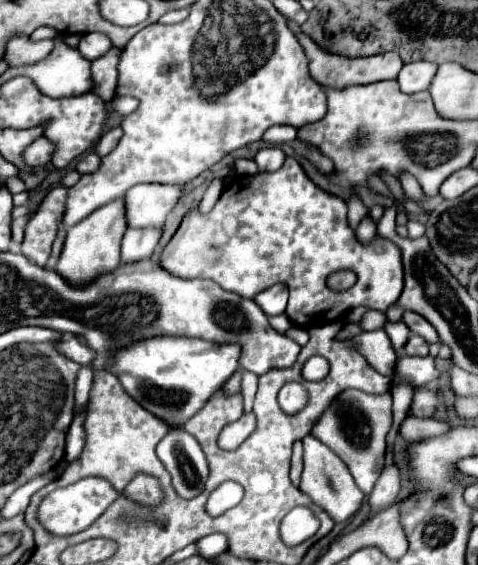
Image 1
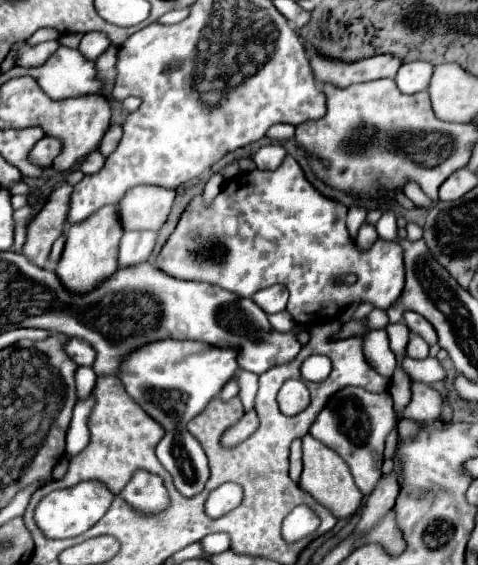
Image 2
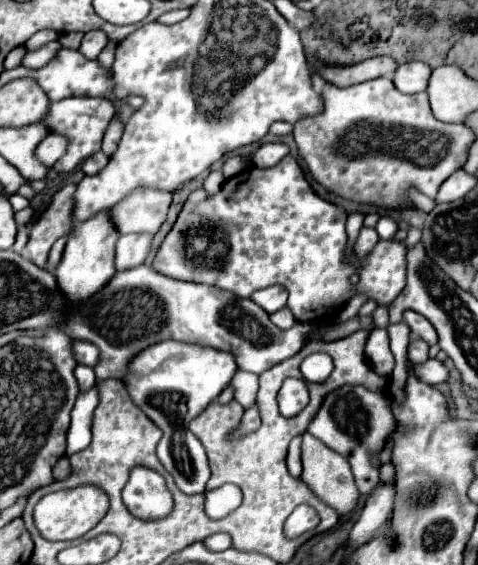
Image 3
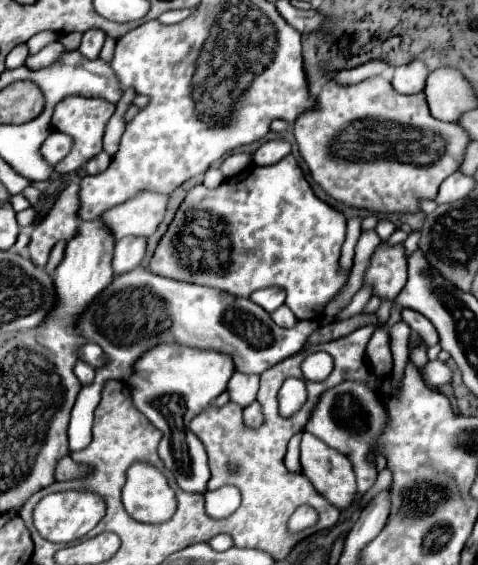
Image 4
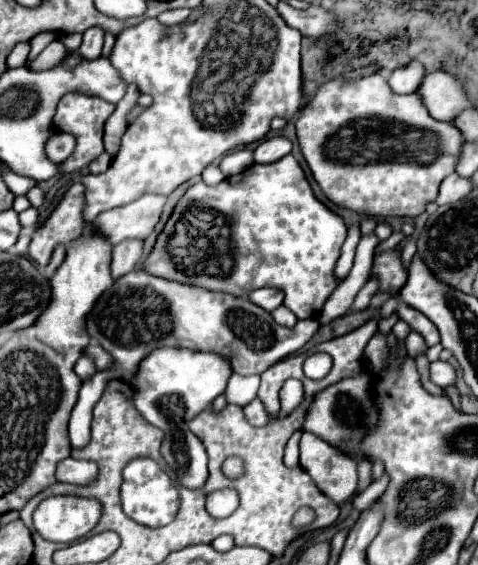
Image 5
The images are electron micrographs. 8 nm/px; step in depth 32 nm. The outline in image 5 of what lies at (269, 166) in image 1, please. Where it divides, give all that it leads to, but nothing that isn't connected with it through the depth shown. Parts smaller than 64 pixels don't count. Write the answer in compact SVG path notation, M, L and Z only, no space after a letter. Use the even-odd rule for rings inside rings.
M274 136L264 140L256 152L254 152L254 160L262 162L262 164L270 164L276 162L278 158L284 158L286 154L290 154L292 150L292 142L286 136Z

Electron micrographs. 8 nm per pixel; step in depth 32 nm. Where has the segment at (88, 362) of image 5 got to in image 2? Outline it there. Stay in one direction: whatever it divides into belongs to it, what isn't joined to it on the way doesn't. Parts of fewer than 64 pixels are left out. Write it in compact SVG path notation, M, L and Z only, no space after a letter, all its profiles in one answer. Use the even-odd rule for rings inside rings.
M80 366L76 370L76 388L78 388L78 398L86 398L92 388L94 388L94 382L96 382L96 374L92 368L88 366Z

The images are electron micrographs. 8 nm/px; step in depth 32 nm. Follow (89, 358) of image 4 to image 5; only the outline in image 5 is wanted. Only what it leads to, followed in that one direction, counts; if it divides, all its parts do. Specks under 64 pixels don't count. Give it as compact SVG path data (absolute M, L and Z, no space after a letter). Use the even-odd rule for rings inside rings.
M90 344L90 346L86 348L86 352L94 358L98 370L110 370L110 368L114 366L114 358L112 358L108 352L104 352L98 344Z

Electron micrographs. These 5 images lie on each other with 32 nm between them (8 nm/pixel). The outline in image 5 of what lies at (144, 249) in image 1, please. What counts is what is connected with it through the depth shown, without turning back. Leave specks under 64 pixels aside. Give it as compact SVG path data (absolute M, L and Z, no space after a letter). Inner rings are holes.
M124 240L112 250L112 278L118 280L120 276L134 270L142 256L142 240Z

